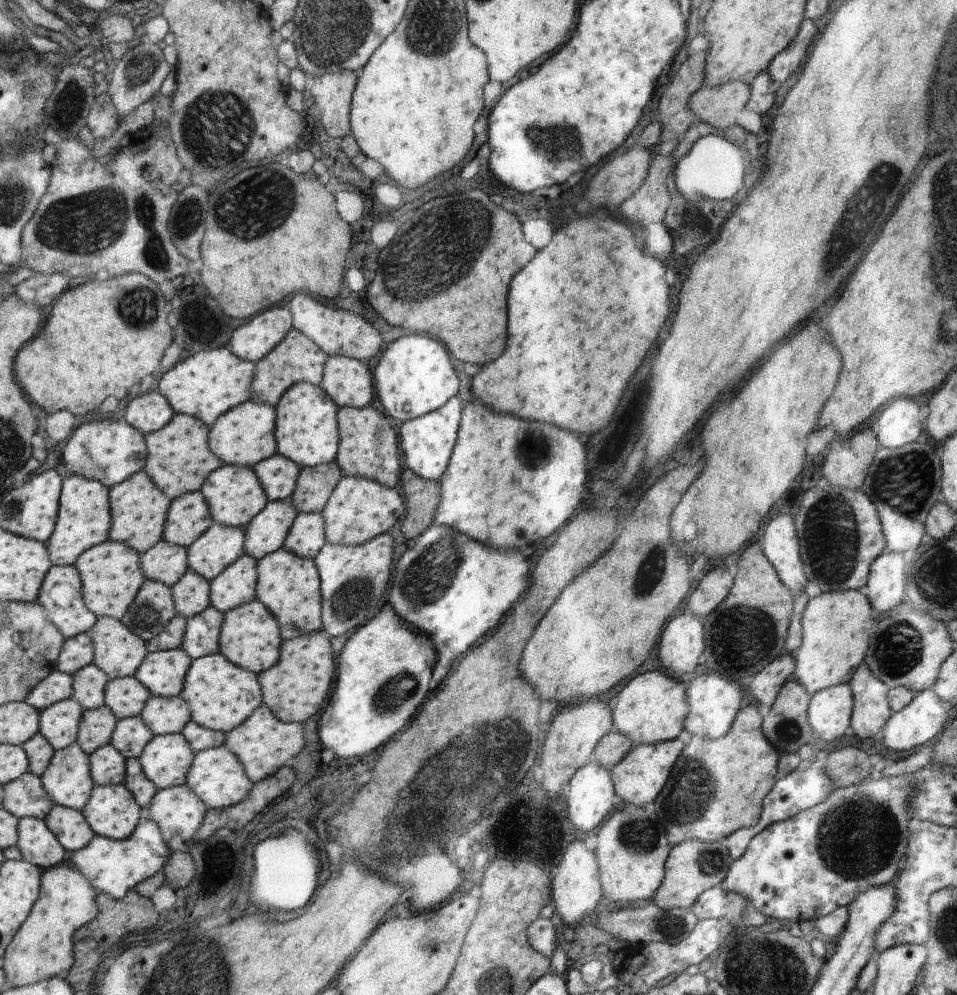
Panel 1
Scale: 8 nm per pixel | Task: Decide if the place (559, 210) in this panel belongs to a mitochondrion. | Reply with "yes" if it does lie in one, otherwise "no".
no

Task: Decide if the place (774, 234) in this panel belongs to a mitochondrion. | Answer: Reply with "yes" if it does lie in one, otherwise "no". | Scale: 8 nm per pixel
no

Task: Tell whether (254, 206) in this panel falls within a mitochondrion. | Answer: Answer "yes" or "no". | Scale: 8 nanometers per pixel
yes

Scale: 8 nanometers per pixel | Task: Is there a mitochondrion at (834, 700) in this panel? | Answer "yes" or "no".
no

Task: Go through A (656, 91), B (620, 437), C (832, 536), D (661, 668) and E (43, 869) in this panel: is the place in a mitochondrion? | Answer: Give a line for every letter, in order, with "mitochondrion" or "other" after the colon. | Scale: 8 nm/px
A: other
B: other
C: mitochondrion
D: other
E: other

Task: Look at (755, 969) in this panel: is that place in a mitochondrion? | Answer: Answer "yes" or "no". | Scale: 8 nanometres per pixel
yes

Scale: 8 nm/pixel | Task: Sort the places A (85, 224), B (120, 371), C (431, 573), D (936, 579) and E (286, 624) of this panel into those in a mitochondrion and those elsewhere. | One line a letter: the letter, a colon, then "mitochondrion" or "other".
A: mitochondrion
B: other
C: mitochondrion
D: mitochondrion
E: other

